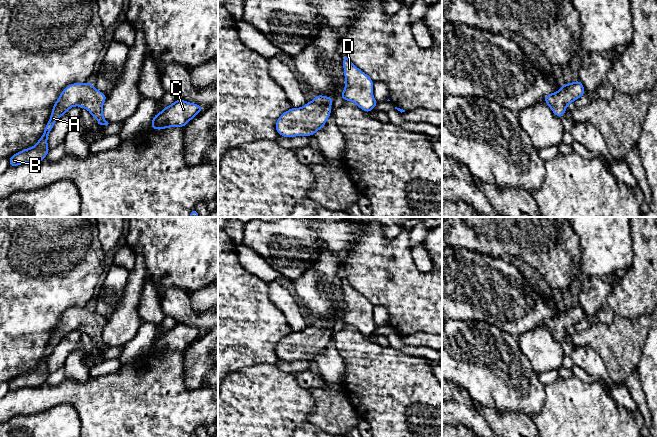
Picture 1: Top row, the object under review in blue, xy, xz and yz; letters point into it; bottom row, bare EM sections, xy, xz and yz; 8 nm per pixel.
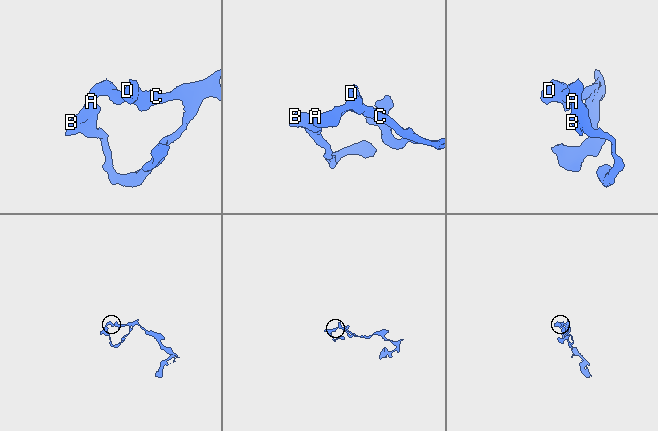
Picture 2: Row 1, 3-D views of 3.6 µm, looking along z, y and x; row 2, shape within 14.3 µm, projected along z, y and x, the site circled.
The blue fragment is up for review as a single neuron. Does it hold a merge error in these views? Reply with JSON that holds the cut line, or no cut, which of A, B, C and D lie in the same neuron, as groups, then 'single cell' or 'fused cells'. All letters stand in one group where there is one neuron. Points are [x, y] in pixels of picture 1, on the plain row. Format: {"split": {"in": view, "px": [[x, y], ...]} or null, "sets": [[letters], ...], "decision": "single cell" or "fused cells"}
{"split": null, "sets": [["A", "B", "C", "D"]], "decision": "single cell"}

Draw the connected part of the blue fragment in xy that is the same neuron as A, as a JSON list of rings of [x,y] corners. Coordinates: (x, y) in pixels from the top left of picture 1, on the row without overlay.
[[[93,307],[69,308],[56,324],[49,345],[44,352],[44,357],[38,366],[33,371],[26,372],[8,382],[10,391],[24,387],[35,388],[42,386],[50,375],[47,368],[48,358],[53,353],[55,346],[74,330],[87,333],[91,341],[97,343],[98,348],[108,349],[109,347],[103,340],[103,327],[107,321],[107,319],[98,315]]]

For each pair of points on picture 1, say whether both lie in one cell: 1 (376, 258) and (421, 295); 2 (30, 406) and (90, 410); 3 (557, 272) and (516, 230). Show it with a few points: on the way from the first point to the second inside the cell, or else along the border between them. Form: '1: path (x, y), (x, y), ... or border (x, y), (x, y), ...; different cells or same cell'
1: path (387, 267), (410, 290); same cell
2: path (45, 397), (75, 397); same cell
3: path (548, 262), (526, 240); same cell

